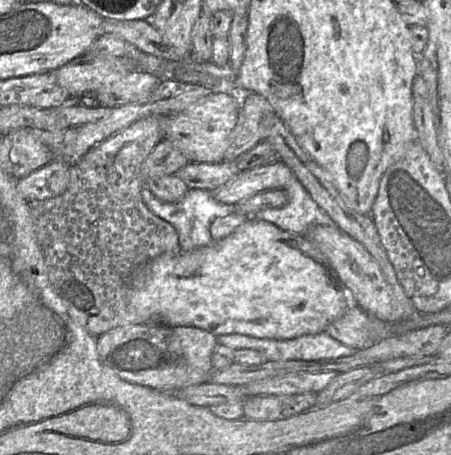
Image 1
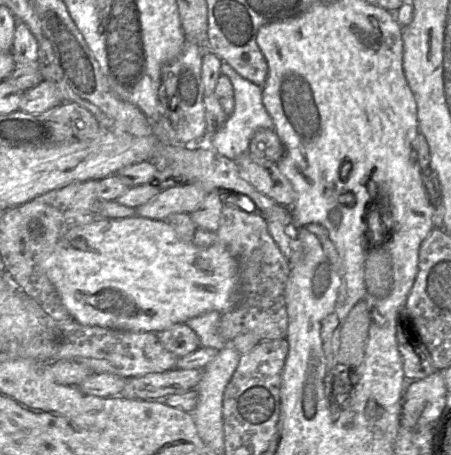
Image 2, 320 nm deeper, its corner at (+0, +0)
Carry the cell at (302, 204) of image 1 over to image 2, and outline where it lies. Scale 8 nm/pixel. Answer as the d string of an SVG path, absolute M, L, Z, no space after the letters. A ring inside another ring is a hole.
M221 62L221 73L227 75L234 89L235 107L223 127L214 135L207 137L211 147L221 155L237 160L244 153L249 153L251 140L261 128L274 128L274 123L262 101L262 87L238 74L227 62Z

